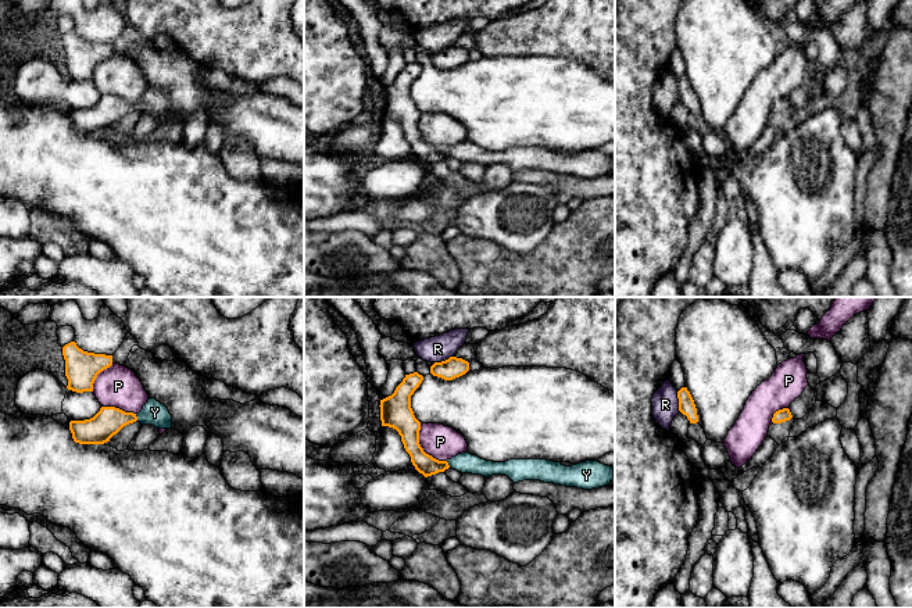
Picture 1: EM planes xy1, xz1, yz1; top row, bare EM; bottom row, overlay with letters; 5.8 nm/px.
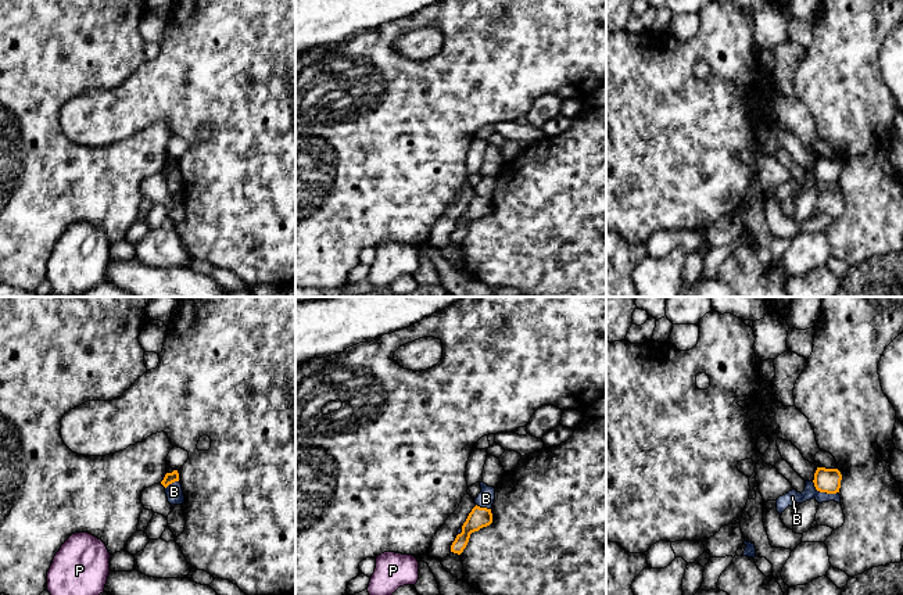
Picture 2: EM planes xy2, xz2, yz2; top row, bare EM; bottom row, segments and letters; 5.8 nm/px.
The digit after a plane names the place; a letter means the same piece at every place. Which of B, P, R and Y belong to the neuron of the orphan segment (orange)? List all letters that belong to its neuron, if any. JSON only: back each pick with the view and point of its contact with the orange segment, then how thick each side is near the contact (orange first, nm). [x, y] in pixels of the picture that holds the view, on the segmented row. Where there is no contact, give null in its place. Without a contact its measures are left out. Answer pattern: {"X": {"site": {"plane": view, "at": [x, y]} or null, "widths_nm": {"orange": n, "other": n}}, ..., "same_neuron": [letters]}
{"Y": {"site": {"plane": "xy1", "at": [136, 417]}, "widths_nm": {"orange": 170, "other": 140}}, "same_neuron": ["Y"]}

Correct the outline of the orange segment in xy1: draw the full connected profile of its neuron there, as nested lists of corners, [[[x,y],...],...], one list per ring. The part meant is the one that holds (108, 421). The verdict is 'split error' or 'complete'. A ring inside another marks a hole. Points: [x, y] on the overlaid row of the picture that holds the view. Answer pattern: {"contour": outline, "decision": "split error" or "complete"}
{"contour": [[[149,398],[139,414],[125,412],[115,407],[101,407],[90,419],[71,421],[69,430],[75,443],[104,444],[124,426],[136,421],[158,429],[172,429],[172,415],[168,408],[155,398]]], "decision": "split error"}

